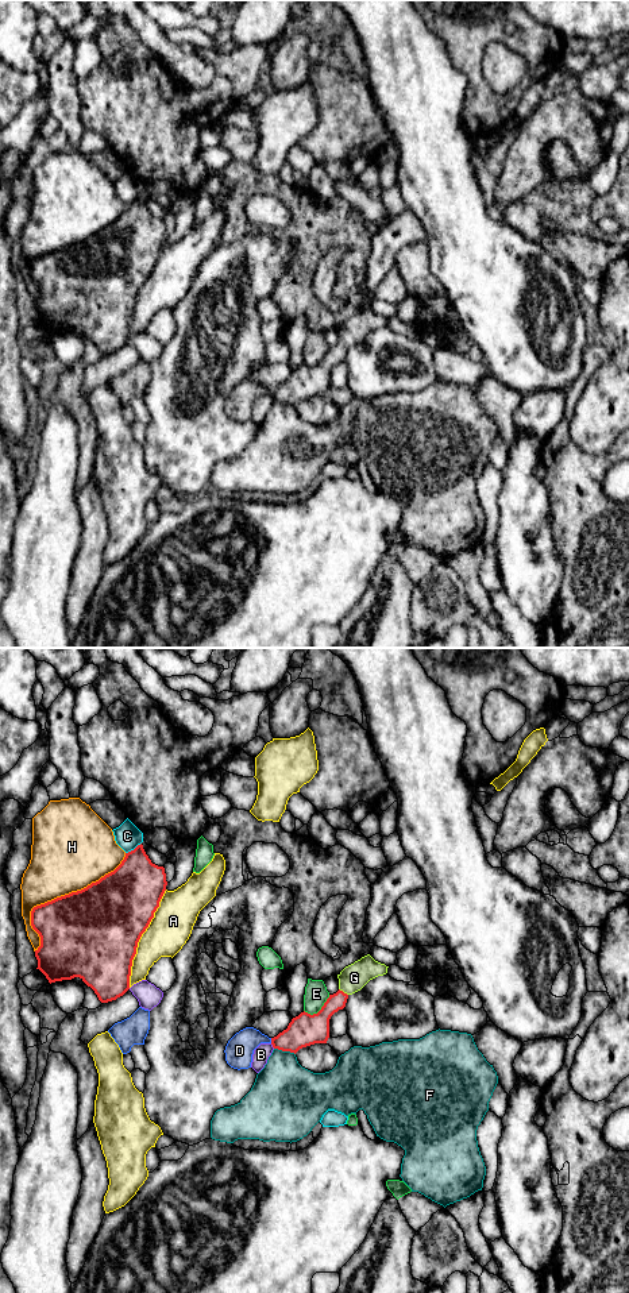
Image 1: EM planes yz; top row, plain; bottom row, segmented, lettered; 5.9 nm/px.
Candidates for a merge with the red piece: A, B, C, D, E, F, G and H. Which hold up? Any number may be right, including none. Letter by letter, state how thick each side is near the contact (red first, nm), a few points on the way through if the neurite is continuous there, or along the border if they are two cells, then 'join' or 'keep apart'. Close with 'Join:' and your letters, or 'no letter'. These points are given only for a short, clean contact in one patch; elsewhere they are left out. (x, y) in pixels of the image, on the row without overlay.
A: 500 nm thick on the red side, 240 nm on the other; keep apart
B: 190 nm thick on the red side, 100 nm on the other; keep apart
C: 340 nm thick on the red side, 160 nm on the other; keep apart
D: 190 nm thick on the red side, 170 nm on the other; keep apart
E: 190 nm thick on the red side, 140 nm on the other; border along yz (330, 347), (316, 365), (308, 366), (304, 363); keep apart
F: 190 nm thick on the red side, 380 nm on the other; keep apart
G: 140 nm thick on the red side, 160 nm on the other; runs through yz (317, 377), (342, 343), (354, 329); join
H: 500 nm thick on the red side, 440 nm on the other; keep apart
Join: G

